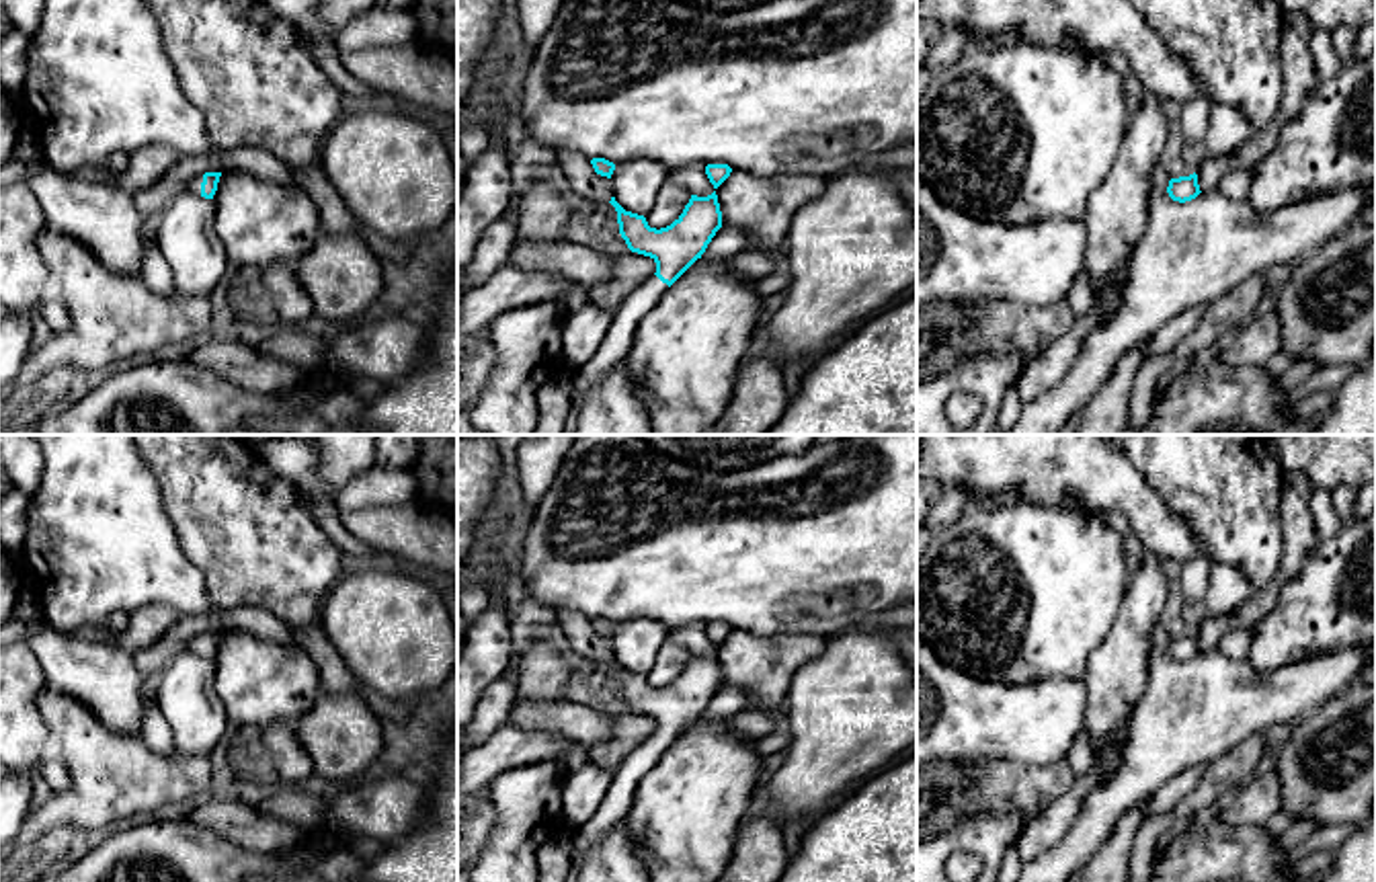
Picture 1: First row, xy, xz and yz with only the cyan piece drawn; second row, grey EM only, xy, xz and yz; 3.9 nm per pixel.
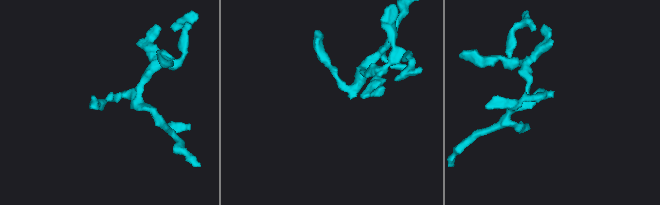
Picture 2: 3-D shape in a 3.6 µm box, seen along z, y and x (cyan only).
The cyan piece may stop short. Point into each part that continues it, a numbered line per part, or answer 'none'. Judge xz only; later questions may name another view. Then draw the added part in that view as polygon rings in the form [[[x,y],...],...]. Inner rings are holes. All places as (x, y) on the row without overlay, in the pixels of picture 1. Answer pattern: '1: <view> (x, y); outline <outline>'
1: xz (618, 800); outline [[[652,734],[623,759],[597,812],[582,827],[570,831],[574,870],[582,866],[586,853],[601,837],[628,818],[640,779],[656,765],[666,749],[669,745]]]

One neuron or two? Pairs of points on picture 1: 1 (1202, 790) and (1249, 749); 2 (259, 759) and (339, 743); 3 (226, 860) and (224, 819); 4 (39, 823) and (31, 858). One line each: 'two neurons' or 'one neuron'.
1: one neuron
2: two neurons
3: two neurons
4: two neurons

